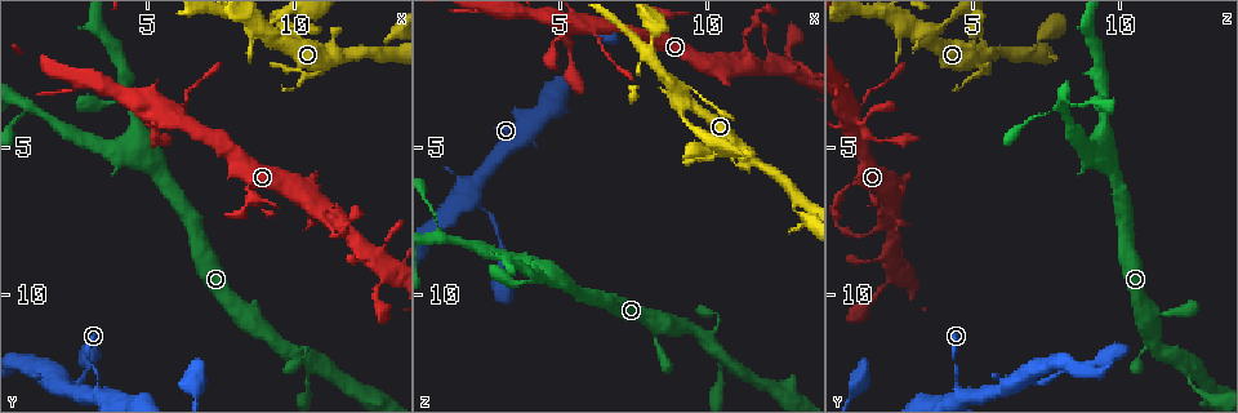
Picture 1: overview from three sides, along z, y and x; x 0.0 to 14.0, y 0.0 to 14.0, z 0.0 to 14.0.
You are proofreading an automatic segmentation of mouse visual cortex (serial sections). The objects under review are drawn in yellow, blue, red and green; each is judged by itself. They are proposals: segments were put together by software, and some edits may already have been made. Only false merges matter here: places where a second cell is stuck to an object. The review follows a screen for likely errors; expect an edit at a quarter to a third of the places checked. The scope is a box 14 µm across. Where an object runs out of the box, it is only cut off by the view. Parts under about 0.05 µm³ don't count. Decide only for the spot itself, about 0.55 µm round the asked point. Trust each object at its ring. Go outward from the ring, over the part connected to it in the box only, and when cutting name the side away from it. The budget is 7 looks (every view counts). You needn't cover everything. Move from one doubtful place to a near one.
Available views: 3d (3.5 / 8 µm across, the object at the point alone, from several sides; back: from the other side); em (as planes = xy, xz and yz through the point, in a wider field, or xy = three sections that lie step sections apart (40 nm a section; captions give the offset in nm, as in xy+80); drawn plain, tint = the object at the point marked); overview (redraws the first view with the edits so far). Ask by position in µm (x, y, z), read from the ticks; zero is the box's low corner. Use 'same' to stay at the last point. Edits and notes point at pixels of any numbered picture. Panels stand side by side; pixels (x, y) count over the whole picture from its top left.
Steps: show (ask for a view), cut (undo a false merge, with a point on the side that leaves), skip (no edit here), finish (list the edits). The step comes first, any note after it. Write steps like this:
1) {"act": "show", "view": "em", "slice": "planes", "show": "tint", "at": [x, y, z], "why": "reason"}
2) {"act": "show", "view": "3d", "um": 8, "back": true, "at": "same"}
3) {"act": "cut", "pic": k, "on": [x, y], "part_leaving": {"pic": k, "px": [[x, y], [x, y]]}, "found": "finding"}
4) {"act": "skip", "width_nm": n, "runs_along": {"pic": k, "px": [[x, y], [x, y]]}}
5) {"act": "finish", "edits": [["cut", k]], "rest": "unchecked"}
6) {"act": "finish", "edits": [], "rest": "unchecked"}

{"act": "show", "view": "3d", "um": 3.5, "at": [9.2, 1.2, 3.4], "why": "three arms meet"}

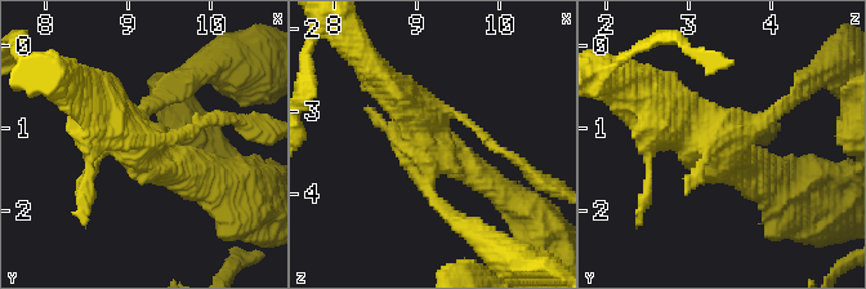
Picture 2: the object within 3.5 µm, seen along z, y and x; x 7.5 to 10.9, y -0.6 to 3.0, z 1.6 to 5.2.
{"act": "show", "view": "em", "slice": "planes", "show": "tint", "at": [9.20, 1.30, 3.45]}

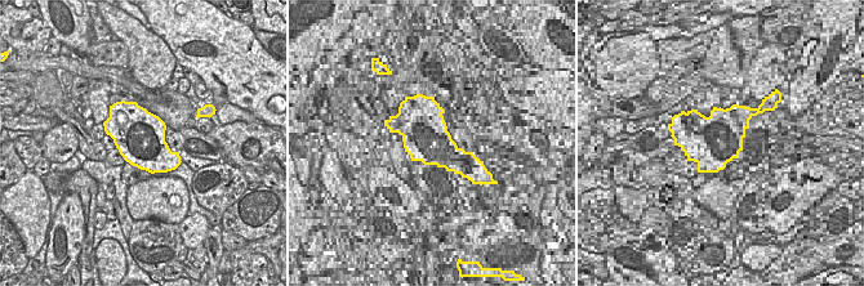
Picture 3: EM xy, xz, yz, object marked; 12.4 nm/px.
{"act": "skip", "runs_along": {"pic": 2, "px": [[499, 189], [388, 87]]}, "found": "continuous, no second cell"}

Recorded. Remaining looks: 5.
{"act": "show", "view": "3d", "um": 3.5, "at": [11.4, 8.0, 1.5], "why": "thin neck"}

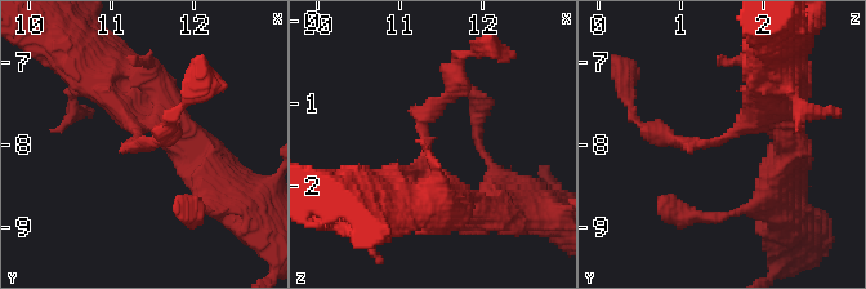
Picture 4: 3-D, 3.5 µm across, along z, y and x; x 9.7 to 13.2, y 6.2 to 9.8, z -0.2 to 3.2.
{"act": "show", "view": "em", "slice": "xy", "step": 3, "show": "tint", "at": [11.35, 7.95, 1.50], "arm_widths_nm": [200, 300], "why": "need the tissue"}

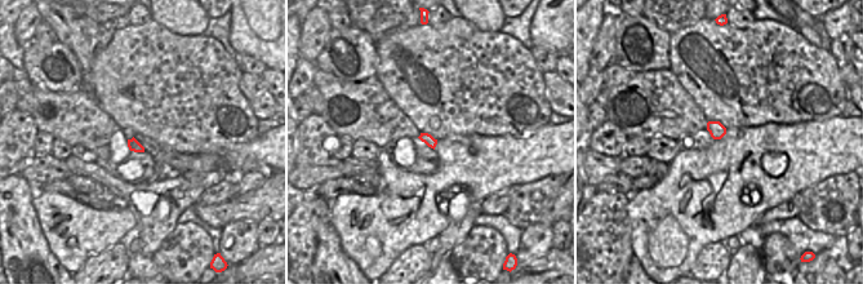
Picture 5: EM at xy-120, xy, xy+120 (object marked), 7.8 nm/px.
{"act": "skip", "runs_along": {"pic": 4, "px": [[781, 69], [722, 139], [675, 143], [655, 128]]}, "found": "one cell here"}

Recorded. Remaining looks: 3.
{"act": "show", "view": "3d", "um": 3.5, "at": [2.2, 12.9, 6.9], "why": "two arms in line, one across"}

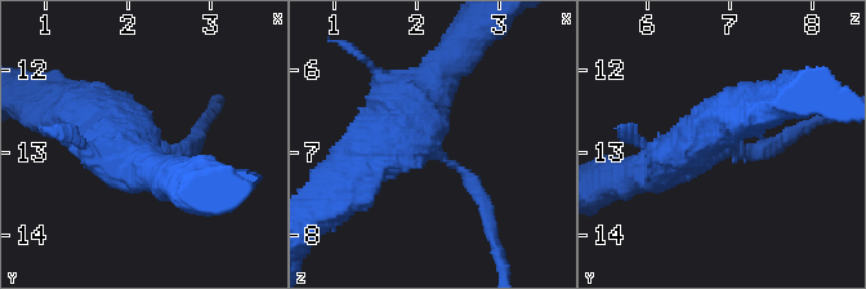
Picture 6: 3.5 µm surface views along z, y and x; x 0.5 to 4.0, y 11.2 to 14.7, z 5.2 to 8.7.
{"act": "show", "view": "em", "slice": "xy", "step": 5, "show": "tint", "at": [2.10, 12.90, 6.80]}

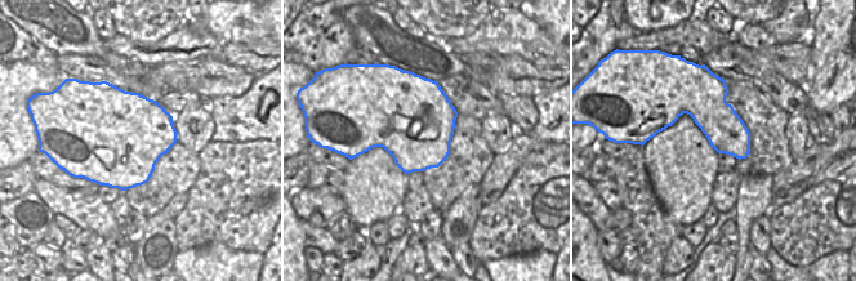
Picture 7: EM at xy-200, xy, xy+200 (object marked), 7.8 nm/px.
{"act": "show", "view": "em", "slice": "xy", "step": 3, "show": "tint", "at": "same"}

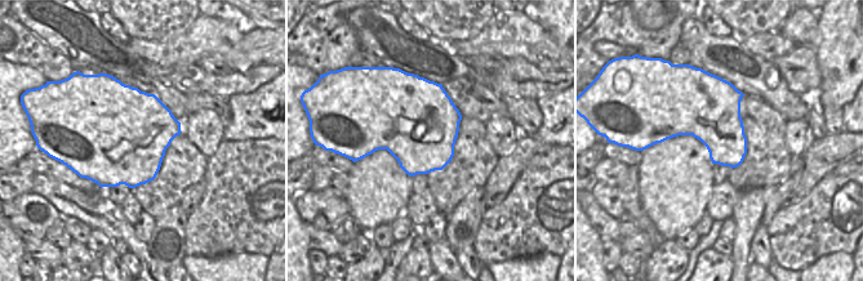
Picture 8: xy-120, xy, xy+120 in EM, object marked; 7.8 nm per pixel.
{"act": "skip", "width_nm": 650, "runs_along": {"pic": 6, "px": [[455, 54], [356, 170]]}, "found": "one cell here"}

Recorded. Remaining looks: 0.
{"act": "finish", "edits": [], "rest": "unchecked"}

